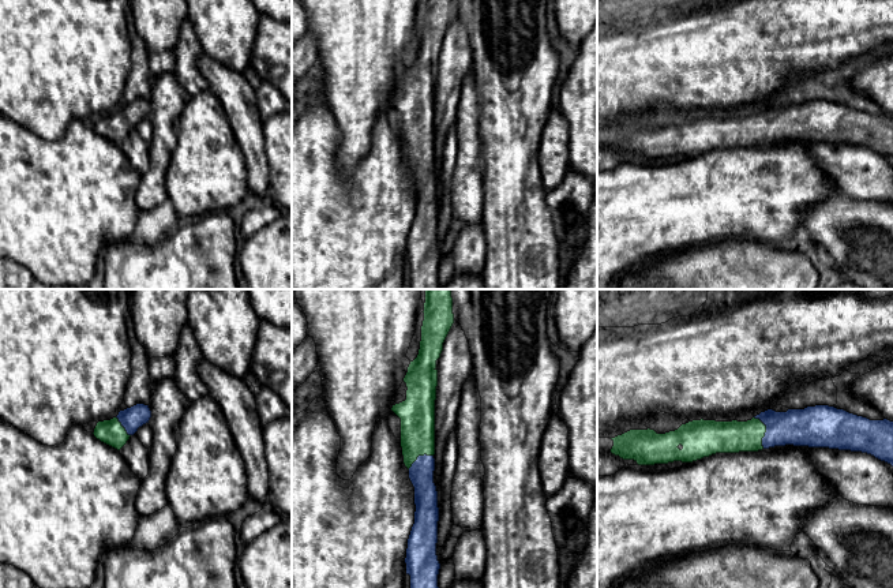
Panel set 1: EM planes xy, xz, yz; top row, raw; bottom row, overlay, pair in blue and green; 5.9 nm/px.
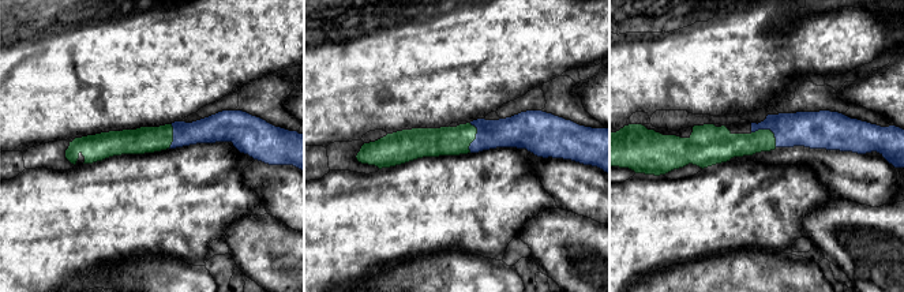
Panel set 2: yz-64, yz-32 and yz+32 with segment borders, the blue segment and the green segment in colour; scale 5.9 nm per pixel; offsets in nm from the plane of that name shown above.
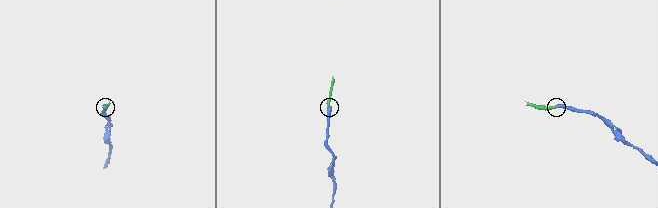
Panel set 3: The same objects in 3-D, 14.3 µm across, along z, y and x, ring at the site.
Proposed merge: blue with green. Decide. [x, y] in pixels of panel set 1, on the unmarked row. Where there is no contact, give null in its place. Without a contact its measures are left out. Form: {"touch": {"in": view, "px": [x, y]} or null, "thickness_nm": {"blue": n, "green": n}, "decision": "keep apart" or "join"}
{"touch": {"in": "yz", "px": [766, 126]}, "thickness_nm": {"blue": 220, "green": 190}, "decision": "join"}

